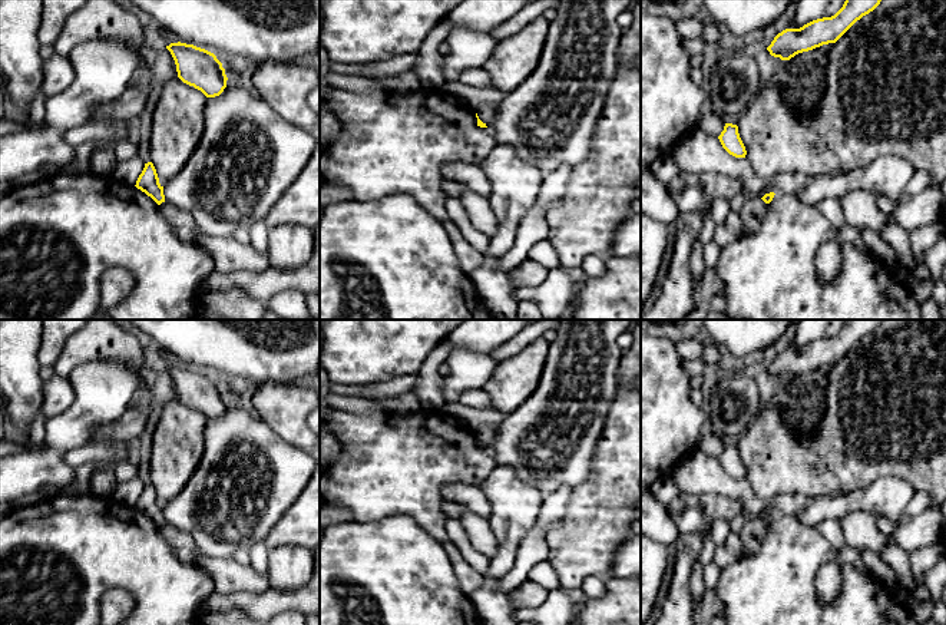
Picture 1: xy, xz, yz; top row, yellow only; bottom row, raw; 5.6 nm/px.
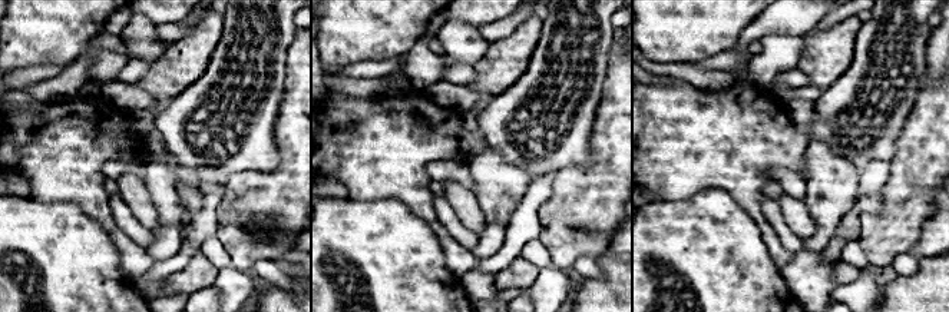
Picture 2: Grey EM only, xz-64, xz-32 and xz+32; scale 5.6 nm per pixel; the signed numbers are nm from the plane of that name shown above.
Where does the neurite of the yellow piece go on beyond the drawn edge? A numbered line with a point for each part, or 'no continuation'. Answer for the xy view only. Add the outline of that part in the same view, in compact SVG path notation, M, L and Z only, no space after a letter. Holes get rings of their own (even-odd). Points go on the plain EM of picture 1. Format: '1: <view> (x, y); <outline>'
no continuation

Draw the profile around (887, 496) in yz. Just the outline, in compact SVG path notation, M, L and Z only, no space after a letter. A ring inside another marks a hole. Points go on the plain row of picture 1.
M879 477L863 489L836 496L814 497L797 515L797 519L814 528L823 520L840 520L851 512L863 510L870 512L876 517L887 517L897 525L914 493L914 489L899 477Z

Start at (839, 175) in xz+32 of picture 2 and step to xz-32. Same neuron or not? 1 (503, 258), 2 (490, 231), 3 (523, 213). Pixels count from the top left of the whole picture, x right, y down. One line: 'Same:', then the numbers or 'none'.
Same: 2

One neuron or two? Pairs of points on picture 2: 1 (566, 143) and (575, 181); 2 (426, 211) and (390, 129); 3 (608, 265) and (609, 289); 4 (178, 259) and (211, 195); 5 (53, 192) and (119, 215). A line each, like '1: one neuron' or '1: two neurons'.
1: two neurons
2: one neuron
3: one neuron
4: one neuron
5: two neurons

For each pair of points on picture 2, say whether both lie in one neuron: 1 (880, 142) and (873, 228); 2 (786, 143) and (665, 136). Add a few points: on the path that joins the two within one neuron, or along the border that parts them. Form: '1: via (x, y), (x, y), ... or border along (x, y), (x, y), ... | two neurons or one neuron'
1: border along (905, 129), (892, 162) | two neurons
2: via (756, 139), (695, 139) | one neuron

